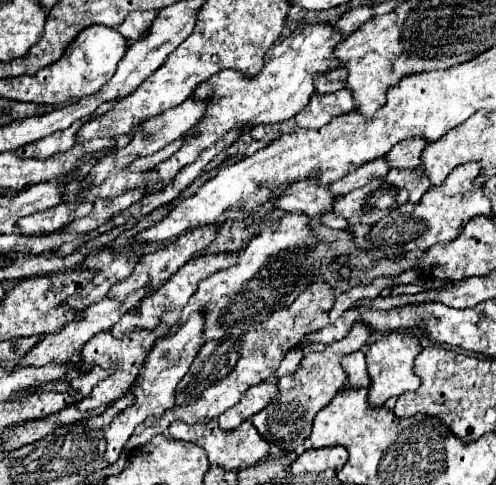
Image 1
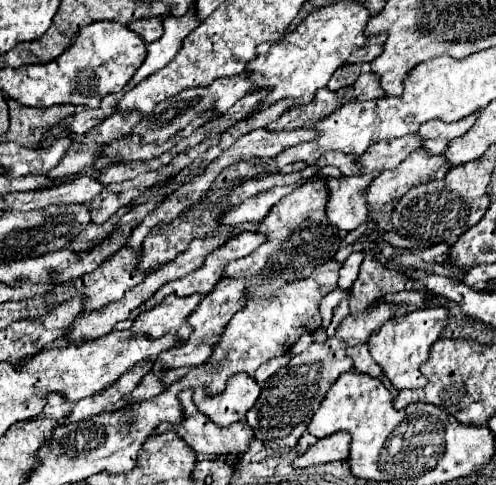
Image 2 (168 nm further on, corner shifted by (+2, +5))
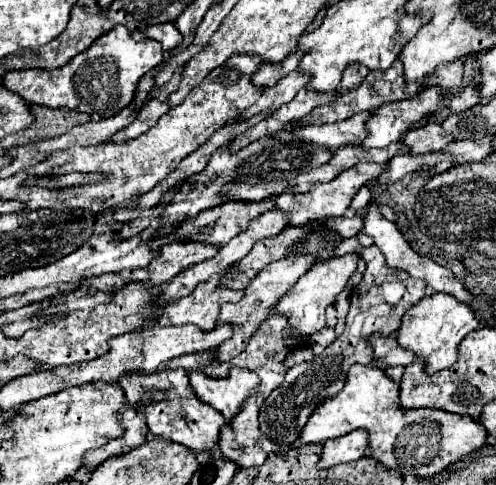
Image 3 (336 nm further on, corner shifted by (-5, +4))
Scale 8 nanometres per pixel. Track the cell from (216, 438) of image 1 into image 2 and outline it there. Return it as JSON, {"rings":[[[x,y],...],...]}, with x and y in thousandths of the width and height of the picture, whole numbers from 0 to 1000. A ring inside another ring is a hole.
{"rings":[[[369,804],[361,812],[361,825],[365,825],[365,837],[369,837],[369,849],[373,849],[373,866],[365,874],[325,874],[313,887],[317,895],[333,895],[333,891],[349,887],[401,940],[405,936],[409,940],[446,940],[446,936],[490,936],[490,932],[498,932],[502,903],[510,899],[510,887],[498,874],[478,870],[478,874],[466,874],[466,878],[454,878],[454,882],[438,882],[438,874],[429,874],[413,854],[405,854],[397,845],[397,837],[385,825],[385,804]]]}

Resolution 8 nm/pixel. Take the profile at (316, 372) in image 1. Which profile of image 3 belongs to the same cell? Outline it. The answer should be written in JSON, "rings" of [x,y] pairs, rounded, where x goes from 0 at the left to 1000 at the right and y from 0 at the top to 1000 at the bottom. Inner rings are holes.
{"rings":[[[706,489],[688,497],[675,513],[677,528],[694,528],[702,522],[730,526],[738,538],[738,559],[730,579],[710,596],[706,608],[706,645],[698,649],[698,678],[669,711],[661,711],[661,724],[653,732],[633,732],[625,748],[605,748],[581,761],[577,781],[569,786],[565,798],[548,806],[548,814],[532,827],[524,843],[524,889],[552,913],[560,918],[589,918],[621,860],[665,819],[685,810],[685,802],[698,790],[698,773],[706,753],[714,748],[750,748],[750,720],[742,720],[738,695],[750,687],[766,687],[770,695],[790,691],[806,674],[806,654],[839,629],[855,612],[855,579],[827,571],[823,563],[806,555],[790,555],[774,542],[774,526],[758,505],[732,509],[718,489]]]}

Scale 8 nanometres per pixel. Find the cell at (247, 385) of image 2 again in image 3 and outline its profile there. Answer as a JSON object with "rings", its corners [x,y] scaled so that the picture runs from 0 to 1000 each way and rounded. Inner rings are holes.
{"rings":[[[468,757],[452,781],[427,781],[411,769],[383,769],[391,810],[403,819],[403,827],[444,847],[456,868],[468,868],[484,852],[508,806],[520,798],[520,786],[524,781],[512,765],[484,757]]]}

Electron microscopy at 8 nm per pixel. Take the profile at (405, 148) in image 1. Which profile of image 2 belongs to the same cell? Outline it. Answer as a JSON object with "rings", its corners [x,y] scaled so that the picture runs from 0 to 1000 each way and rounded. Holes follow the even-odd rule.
{"rings":[[[954,231],[954,239],[938,239],[938,243],[929,243],[921,252],[905,252],[905,256],[893,256],[893,247],[869,247],[869,252],[849,256],[849,268],[841,276],[853,285],[853,305],[873,318],[893,318],[909,289],[946,272],[946,264],[958,256],[962,239],[966,235]]]}

